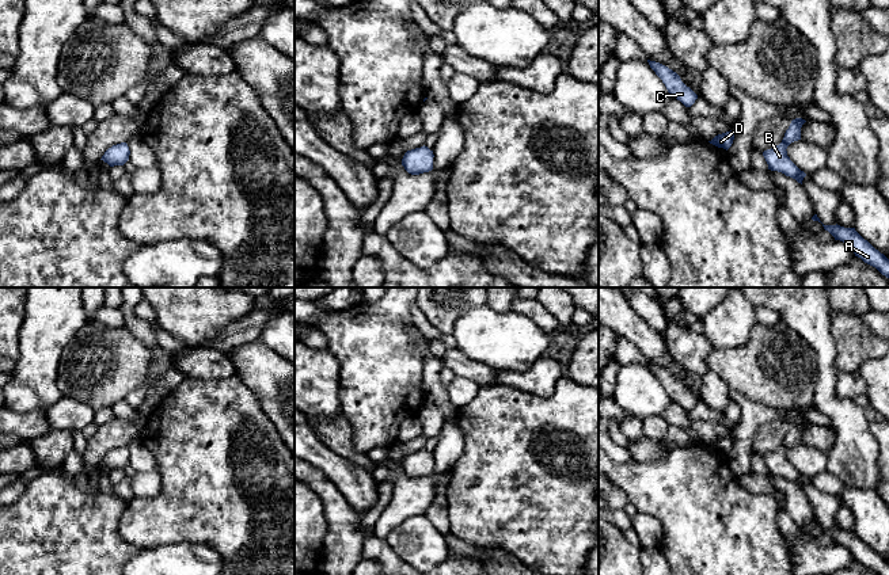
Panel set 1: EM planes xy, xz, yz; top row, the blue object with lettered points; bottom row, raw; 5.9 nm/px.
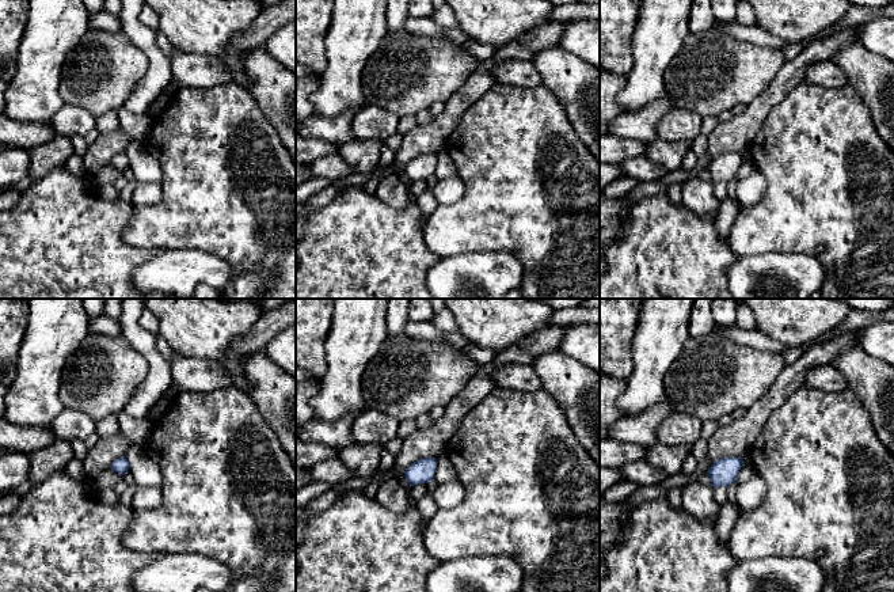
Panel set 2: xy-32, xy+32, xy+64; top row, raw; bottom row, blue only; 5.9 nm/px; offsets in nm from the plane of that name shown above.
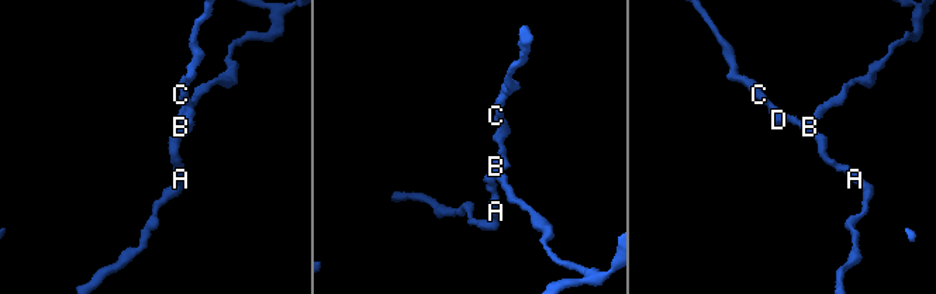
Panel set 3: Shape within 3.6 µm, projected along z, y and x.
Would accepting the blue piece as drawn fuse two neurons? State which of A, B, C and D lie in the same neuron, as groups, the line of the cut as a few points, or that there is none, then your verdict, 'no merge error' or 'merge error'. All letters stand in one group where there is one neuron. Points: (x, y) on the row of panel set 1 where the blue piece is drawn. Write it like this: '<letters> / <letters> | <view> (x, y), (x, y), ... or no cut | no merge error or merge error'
A B C D | no cut | no merge error

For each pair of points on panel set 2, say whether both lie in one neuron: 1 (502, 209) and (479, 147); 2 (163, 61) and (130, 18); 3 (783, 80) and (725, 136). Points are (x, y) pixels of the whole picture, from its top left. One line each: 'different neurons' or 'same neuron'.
1: same neuron
2: same neuron
3: same neuron

